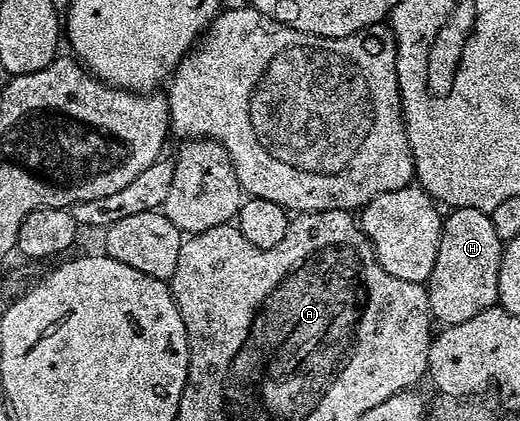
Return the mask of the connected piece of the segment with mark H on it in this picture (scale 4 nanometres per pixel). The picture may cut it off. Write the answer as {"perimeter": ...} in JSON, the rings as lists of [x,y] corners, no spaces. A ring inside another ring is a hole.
{"perimeter":[[[452,208],[443,216],[437,262],[433,262],[433,274],[425,285],[431,315],[440,325],[469,322],[473,314],[498,305],[498,270],[504,245],[486,212]]]}

